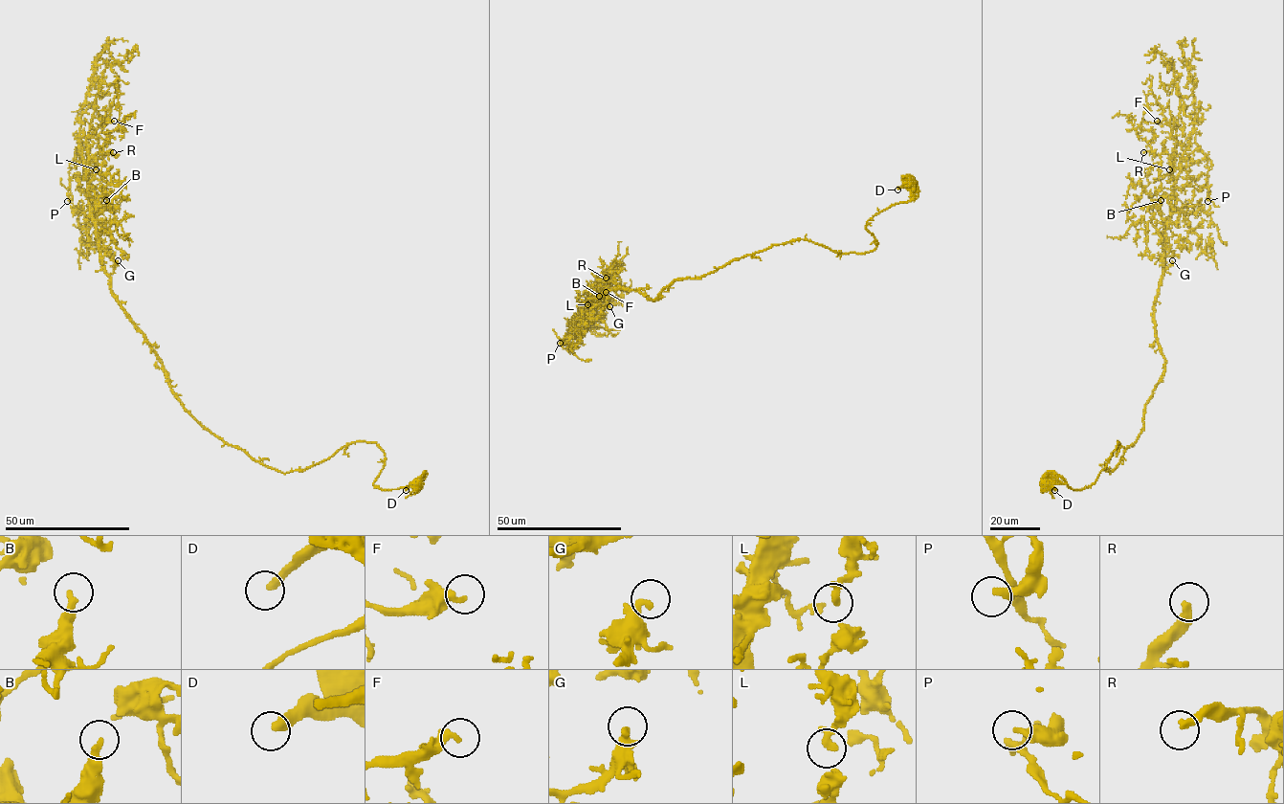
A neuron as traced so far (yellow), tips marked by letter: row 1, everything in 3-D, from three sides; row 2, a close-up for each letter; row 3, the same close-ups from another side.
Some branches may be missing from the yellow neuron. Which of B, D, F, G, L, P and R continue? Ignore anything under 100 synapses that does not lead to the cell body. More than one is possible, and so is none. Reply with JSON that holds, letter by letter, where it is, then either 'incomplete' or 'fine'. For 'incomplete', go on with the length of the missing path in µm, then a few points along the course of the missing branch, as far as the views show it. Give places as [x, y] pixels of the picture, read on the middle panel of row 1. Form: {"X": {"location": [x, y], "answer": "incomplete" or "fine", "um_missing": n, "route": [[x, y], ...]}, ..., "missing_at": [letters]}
{"B": {"location": [599, 296], "answer": "fine"}, "D": {"location": [897, 189], "answer": "fine"}, "F": {"location": [606, 292], "answer": "fine"}, "G": {"location": [609, 306], "answer": "fine"}, "L": {"location": [587, 304], "answer": "fine"}, "P": {"location": [560, 343], "answer": "fine"}, "R": {"location": [606, 278], "answer": "incomplete", "um_missing": 20, "route": [[606, 278], [607, 270], [613, 265], [625, 265]]}, "missing_at": ["R"]}

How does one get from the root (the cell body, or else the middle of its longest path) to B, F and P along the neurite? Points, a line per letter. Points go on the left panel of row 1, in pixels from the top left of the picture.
B: (418, 483), (375, 487), (374, 442), (281, 473), (206, 430), (113, 293), (96, 224), (106, 200)
F: (418, 483), (375, 487), (384, 452), (363, 441), (279, 472), (184, 407), (103, 264), (87, 138), (114, 121)
P: (418, 483), (375, 487), (385, 456), (374, 442), (281, 473), (210, 434), (113, 293), (84, 166), (67, 201)

